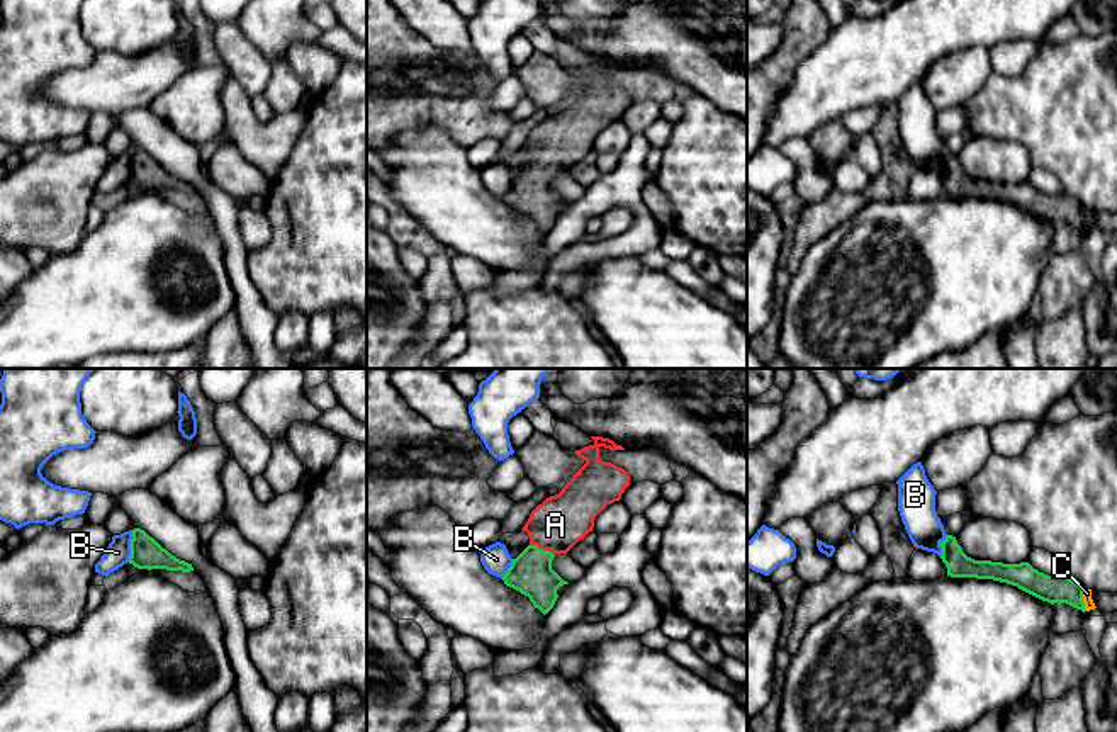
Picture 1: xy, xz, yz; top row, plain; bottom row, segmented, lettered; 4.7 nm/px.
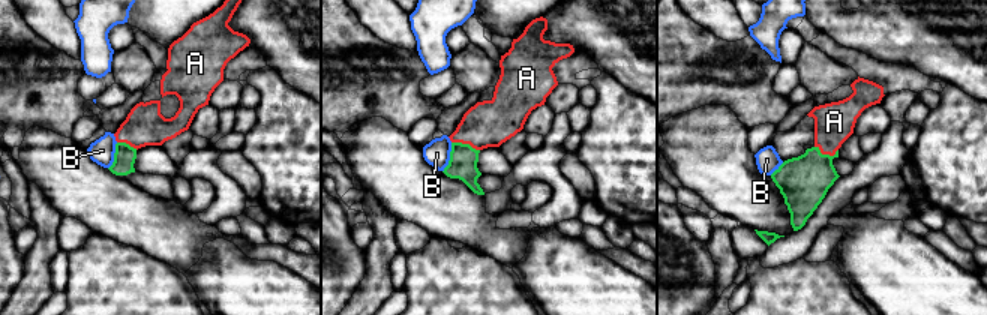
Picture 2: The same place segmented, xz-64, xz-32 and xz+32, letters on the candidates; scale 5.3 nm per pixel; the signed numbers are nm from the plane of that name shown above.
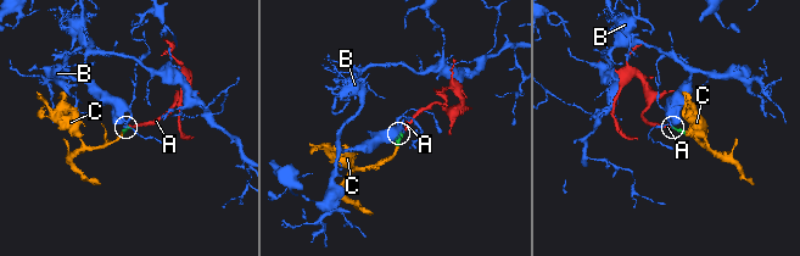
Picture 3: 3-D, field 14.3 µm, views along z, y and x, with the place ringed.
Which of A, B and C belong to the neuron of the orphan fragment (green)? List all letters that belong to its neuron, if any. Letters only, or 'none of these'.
A, C

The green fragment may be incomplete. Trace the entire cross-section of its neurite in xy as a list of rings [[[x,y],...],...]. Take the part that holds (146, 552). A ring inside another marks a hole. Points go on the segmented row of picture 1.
[[[134,528],[131,540],[129,564],[138,569],[166,569],[166,571],[194,571],[192,564],[177,559],[166,549],[163,549],[153,537],[144,530]]]

